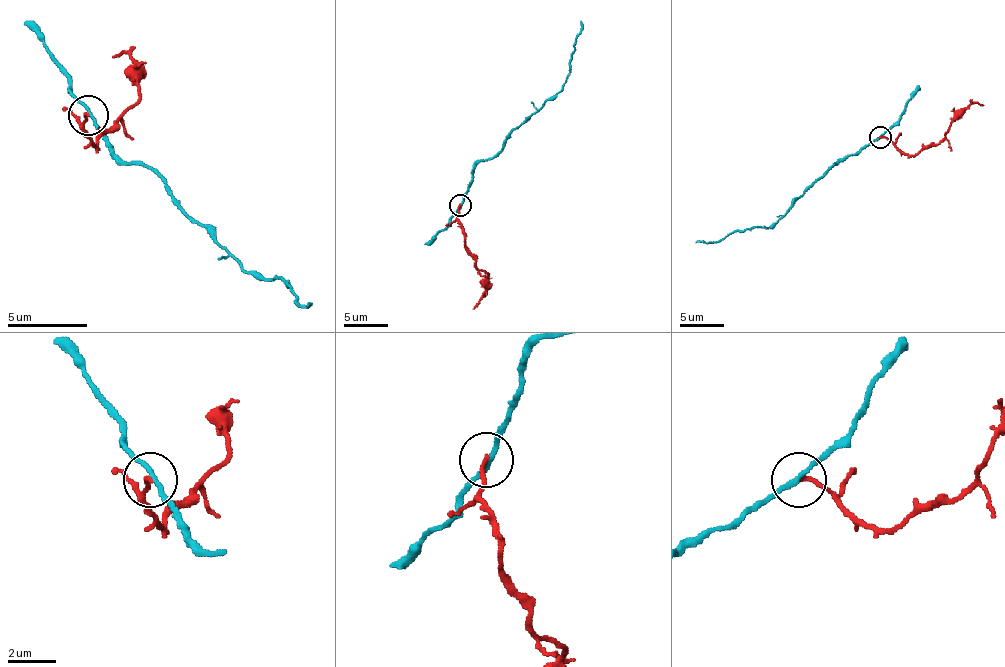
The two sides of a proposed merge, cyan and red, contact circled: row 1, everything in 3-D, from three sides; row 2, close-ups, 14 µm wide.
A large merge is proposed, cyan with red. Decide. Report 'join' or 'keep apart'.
keep apart

